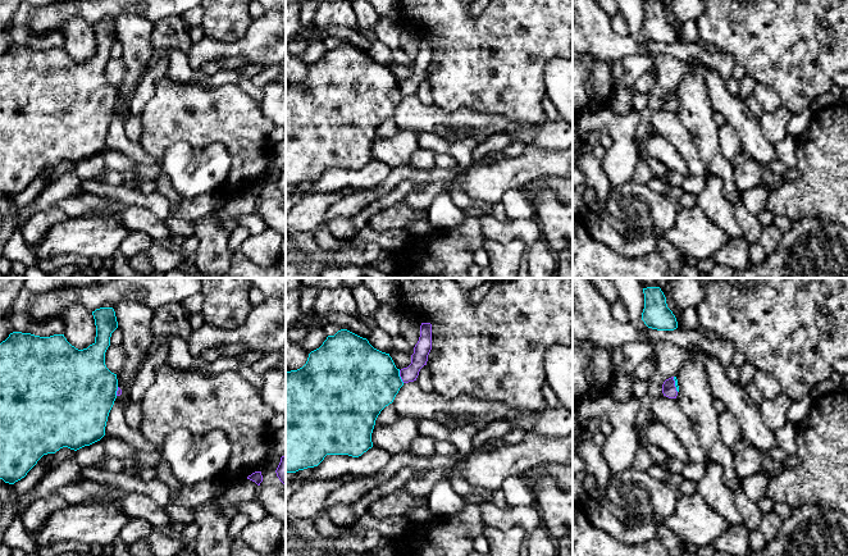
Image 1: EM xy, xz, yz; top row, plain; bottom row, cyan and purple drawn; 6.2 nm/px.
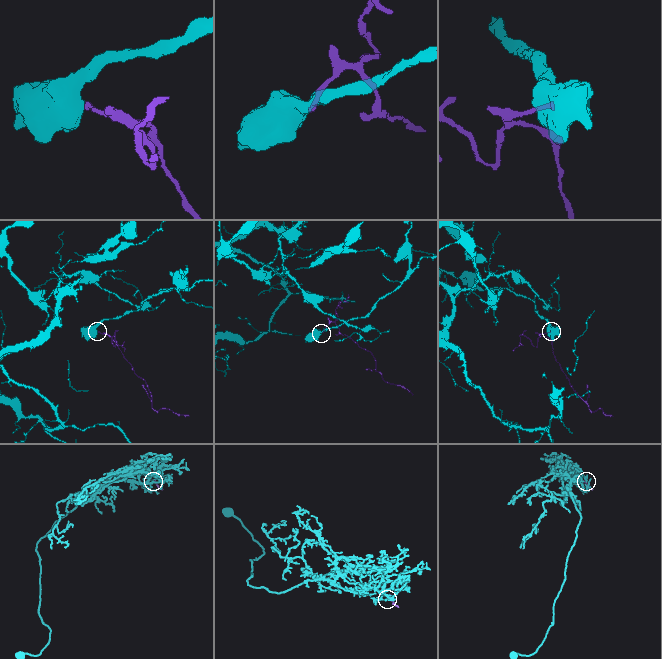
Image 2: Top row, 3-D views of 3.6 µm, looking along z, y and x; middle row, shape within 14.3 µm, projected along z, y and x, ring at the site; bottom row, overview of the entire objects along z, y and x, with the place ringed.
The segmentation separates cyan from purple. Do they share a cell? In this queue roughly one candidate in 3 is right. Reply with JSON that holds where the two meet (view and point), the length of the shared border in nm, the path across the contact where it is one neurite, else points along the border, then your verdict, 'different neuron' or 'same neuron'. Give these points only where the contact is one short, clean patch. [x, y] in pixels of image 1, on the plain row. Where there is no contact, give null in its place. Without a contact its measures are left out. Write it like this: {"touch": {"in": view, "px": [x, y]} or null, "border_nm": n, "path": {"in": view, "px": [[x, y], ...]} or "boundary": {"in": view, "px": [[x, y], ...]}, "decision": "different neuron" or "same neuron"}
{"touch": {"in": "xz", "px": [400, 90]}, "border_nm": 90, "boundary": {"in": "xz", "px": [[399, 83], [399, 89], [404, 95]]}, "decision": "different neuron"}

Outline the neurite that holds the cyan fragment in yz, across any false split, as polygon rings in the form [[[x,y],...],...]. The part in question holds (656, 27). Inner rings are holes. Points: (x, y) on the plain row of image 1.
[[[660,0],[643,1],[644,22],[642,33],[648,41],[657,44],[674,44],[678,35],[673,24],[667,20],[666,10]]]

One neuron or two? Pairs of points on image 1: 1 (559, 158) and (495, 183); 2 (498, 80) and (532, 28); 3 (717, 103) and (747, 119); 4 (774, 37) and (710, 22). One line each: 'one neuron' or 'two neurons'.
1: one neuron
2: one neuron
3: one neuron
4: one neuron

